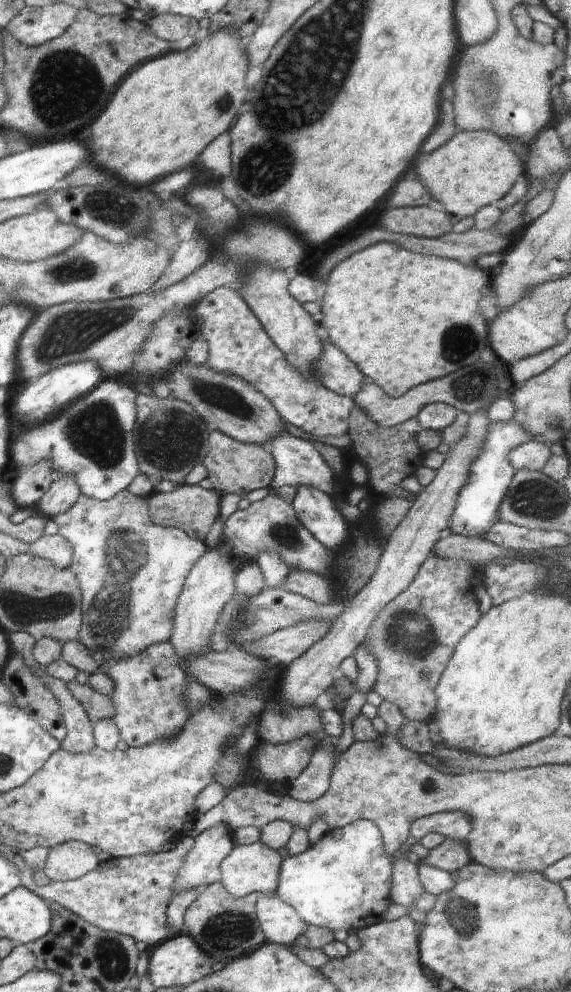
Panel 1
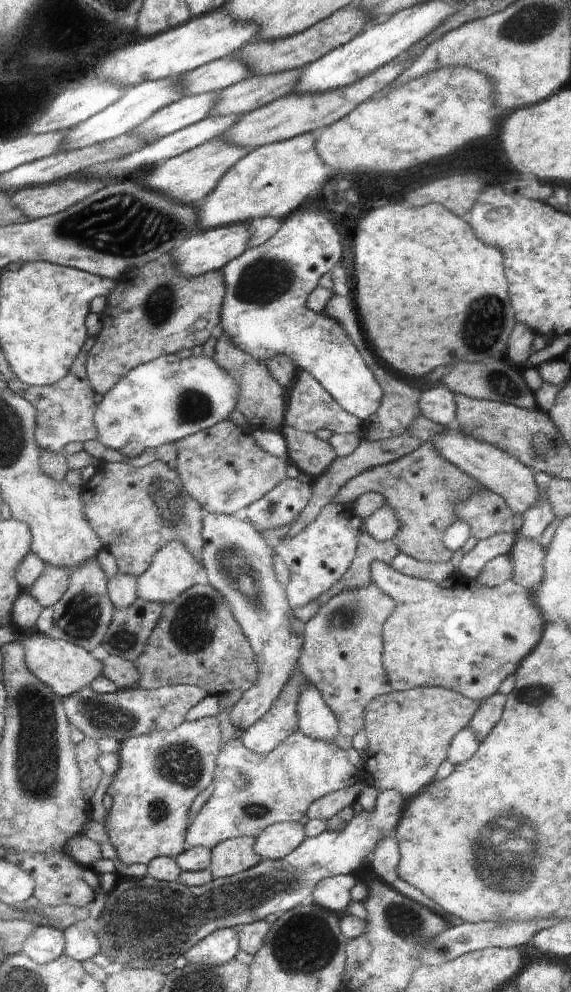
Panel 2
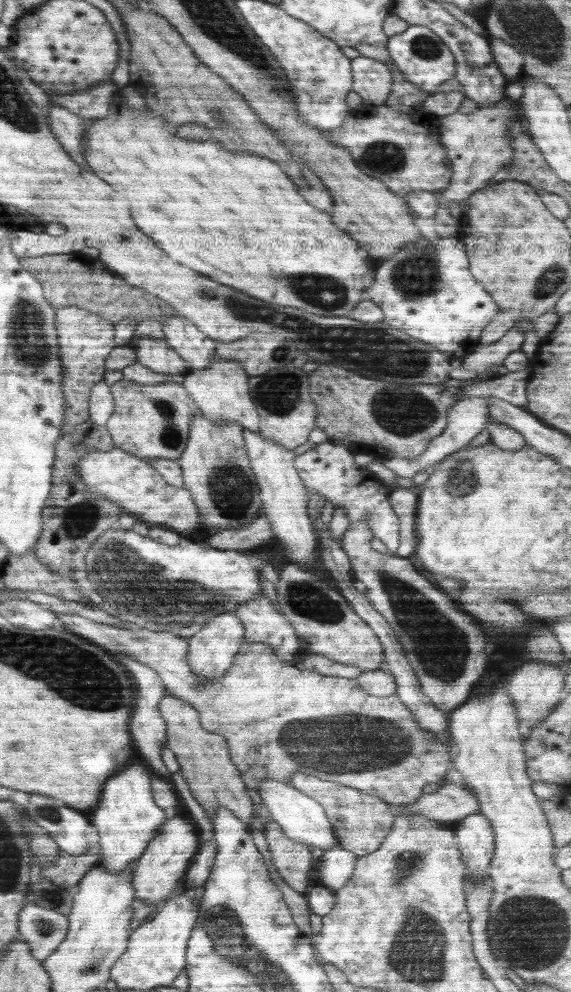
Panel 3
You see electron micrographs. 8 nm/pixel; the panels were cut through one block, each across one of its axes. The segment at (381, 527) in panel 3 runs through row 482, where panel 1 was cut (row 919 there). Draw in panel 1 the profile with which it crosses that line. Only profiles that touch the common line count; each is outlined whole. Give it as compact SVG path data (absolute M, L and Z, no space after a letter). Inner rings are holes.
M360 819L342 828L328 829L315 844L298 855L289 855L281 862L276 894L296 910L308 925L337 930L354 930L384 920L388 905L392 903L393 858L386 853L380 829L368 819Z

